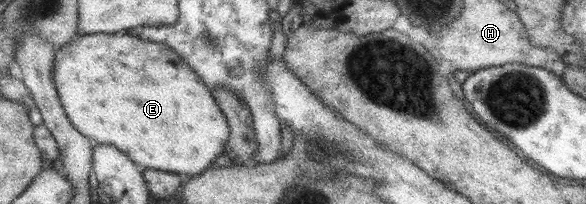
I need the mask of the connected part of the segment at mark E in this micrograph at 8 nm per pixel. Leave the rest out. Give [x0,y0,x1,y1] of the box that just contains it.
[51,32,229,178]

